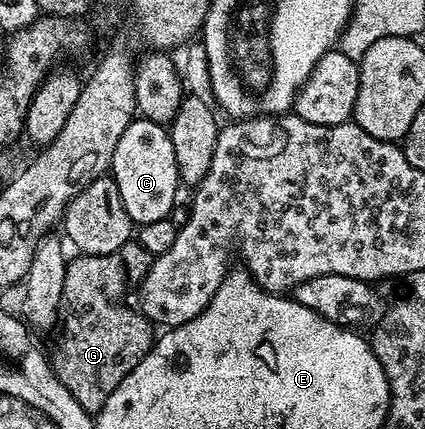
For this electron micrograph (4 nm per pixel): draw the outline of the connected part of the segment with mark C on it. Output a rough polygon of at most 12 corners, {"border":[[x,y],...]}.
{"border":[[133,119],[110,175],[133,225],[182,188],[171,131]]}

